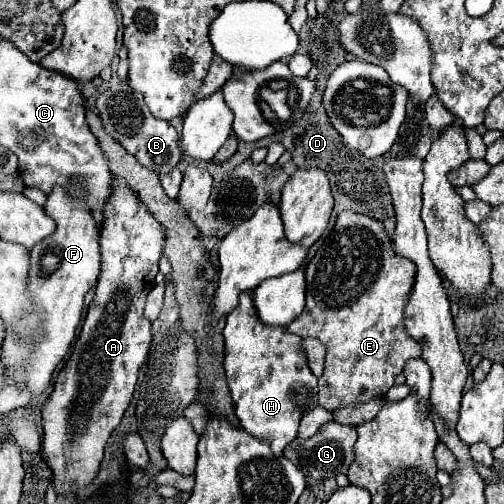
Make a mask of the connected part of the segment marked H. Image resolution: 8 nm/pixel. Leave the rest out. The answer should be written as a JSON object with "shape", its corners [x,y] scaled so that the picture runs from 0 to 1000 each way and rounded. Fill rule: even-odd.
{"shape":[[[480,581],[464,617],[452,621],[444,673],[444,732],[464,792],[468,827],[492,859],[536,871],[540,895],[556,903],[563,887],[587,871],[599,819],[611,819],[631,804],[631,752],[615,736],[595,692],[599,673],[560,649],[528,649],[508,629],[496,581]],[[599,768],[607,768],[611,776],[587,776]]]}

